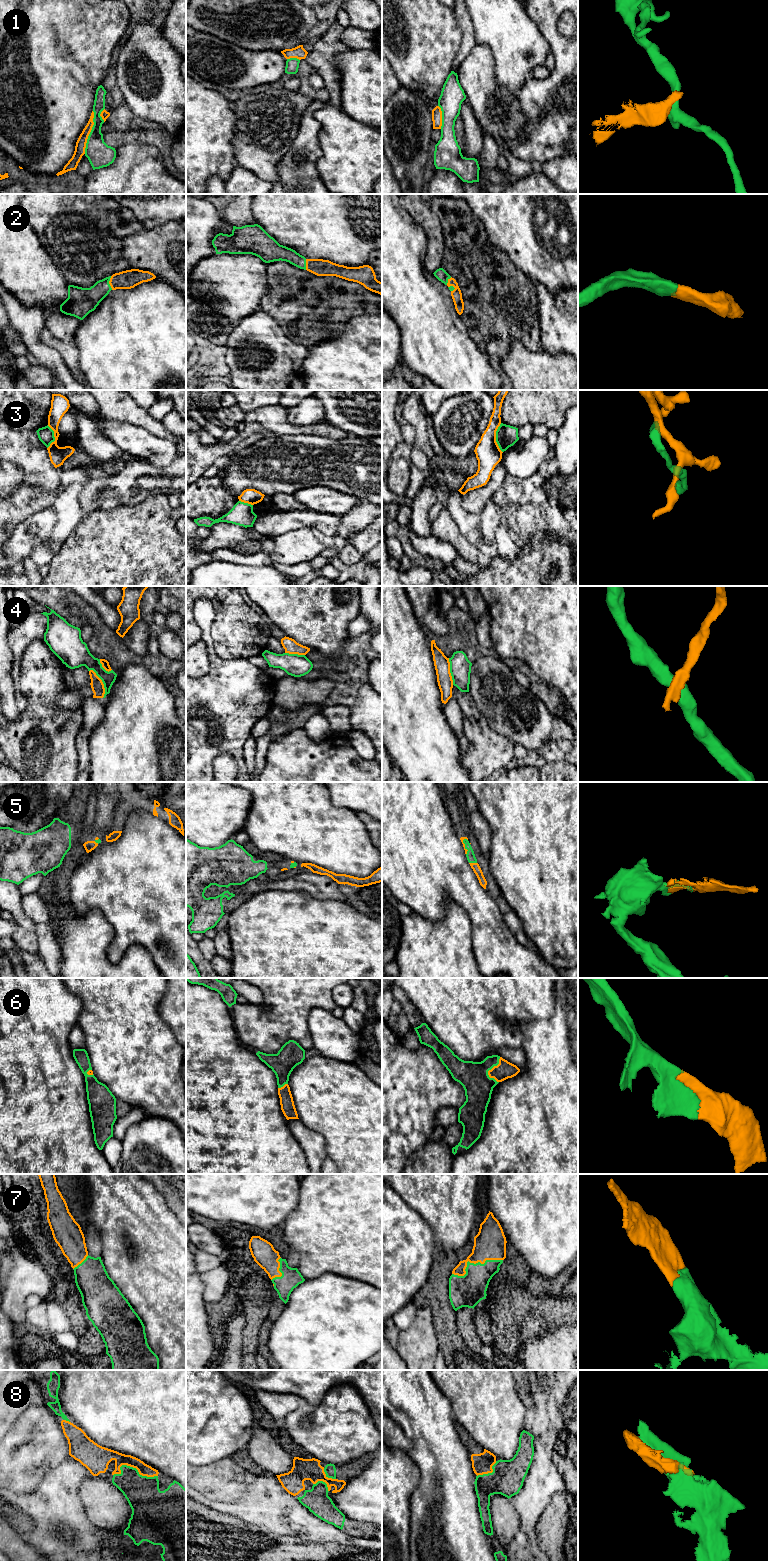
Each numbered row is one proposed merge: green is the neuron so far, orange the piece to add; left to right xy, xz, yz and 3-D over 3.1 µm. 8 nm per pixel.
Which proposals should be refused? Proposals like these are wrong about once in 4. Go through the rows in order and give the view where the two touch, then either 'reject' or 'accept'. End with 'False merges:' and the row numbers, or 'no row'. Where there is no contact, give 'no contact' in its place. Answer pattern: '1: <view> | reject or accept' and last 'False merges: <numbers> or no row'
1: xy | reject
2: xy | accept
3: yz | reject
4: xy | reject
5: yz | accept
6: yz | accept
7: yz | accept
8: xy | accept
False merges: 1, 3, 4

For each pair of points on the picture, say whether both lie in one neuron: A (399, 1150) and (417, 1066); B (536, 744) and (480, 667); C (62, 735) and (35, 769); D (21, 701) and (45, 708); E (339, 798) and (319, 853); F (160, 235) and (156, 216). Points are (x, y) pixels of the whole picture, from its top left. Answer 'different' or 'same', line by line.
A: same
B: same
C: same
D: different
E: different
F: different

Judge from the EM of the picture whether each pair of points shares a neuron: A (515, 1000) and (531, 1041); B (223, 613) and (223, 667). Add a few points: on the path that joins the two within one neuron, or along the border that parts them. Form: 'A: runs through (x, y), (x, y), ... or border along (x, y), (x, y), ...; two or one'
A: border along (547, 1018), (514, 1026), (523, 1034), (520, 1046); two
B: border along (211, 639), (214, 651), (223, 659), (247, 659); two

